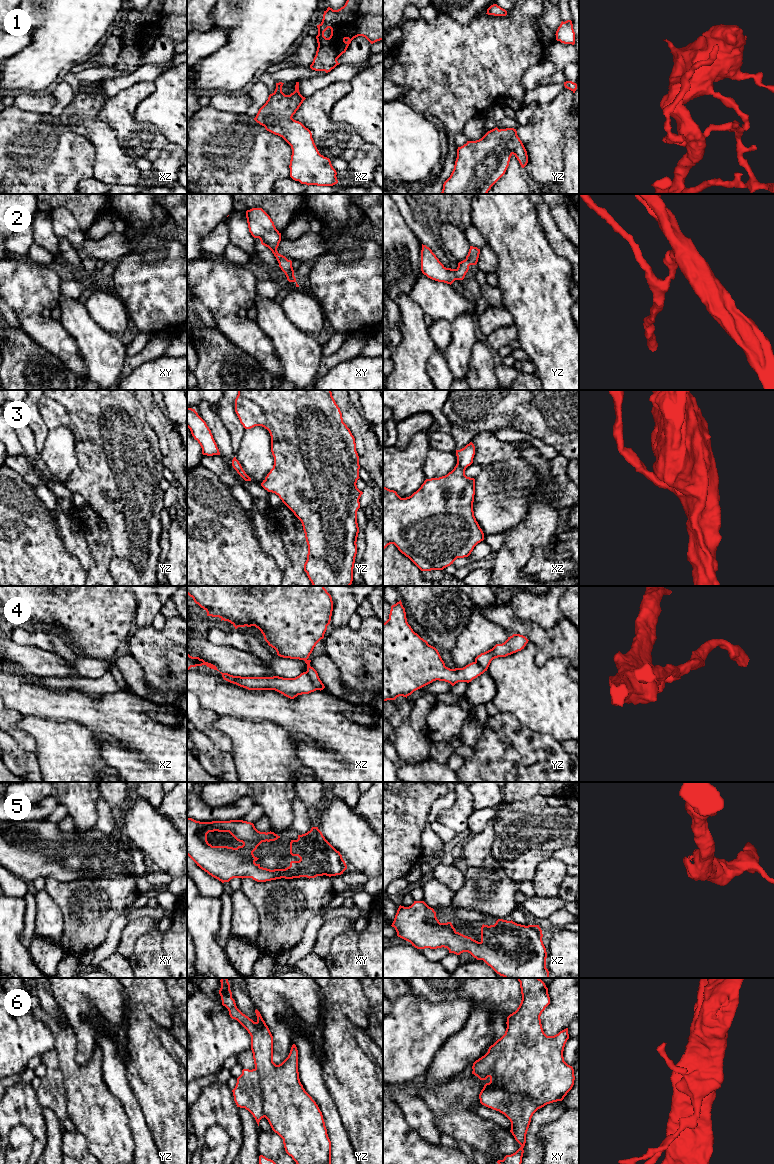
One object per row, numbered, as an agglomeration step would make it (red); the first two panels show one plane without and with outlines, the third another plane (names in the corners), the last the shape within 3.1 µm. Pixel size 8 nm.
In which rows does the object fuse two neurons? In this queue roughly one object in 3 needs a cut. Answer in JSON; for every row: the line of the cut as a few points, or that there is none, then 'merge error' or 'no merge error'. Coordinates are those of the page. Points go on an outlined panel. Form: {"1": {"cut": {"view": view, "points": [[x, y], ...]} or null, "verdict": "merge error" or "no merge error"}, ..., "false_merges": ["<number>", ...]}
{"1": {"cut": null, "verdict": "no merge error"}, "2": {"cut": null, "verdict": "no merge error"}, "3": {"cut": null, "verdict": "no merge error"}, "4": {"cut": {"view": "xz", "points": [[306, 671], [310, 680], [318, 689]]}, "verdict": "merge error"}, "5": {"cut": null, "verdict": "no merge error"}, "6": {"cut": {"view": "xy", "points": [[483, 1088], [503, 1086], [510, 1092], [528, 1095], [538, 1108]]}, "verdict": "merge error"}, "false_merges": ["4", "6"]}

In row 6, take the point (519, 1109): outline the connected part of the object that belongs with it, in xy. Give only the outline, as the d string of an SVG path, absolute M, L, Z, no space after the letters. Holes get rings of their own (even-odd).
M502 1086L482 1089L480 1103L504 1114L511 1122L510 1132L521 1147L513 1154L506 1155L498 1164L521 1164L526 1143L526 1134L533 1114L538 1110L535 1101L529 1096L510 1093Z

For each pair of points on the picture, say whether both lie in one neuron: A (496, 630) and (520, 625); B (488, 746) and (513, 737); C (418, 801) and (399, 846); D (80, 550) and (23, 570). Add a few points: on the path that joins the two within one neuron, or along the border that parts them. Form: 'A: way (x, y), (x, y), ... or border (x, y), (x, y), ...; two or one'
A: border (484, 617), (500, 624), (505, 629); two
B: way (494, 746), (504, 746), (507, 743); one
C: way (407, 812), (407, 815), (399, 823), (399, 835); one
D: border (58, 533), (64, 546), (78, 560), (85, 571); two

